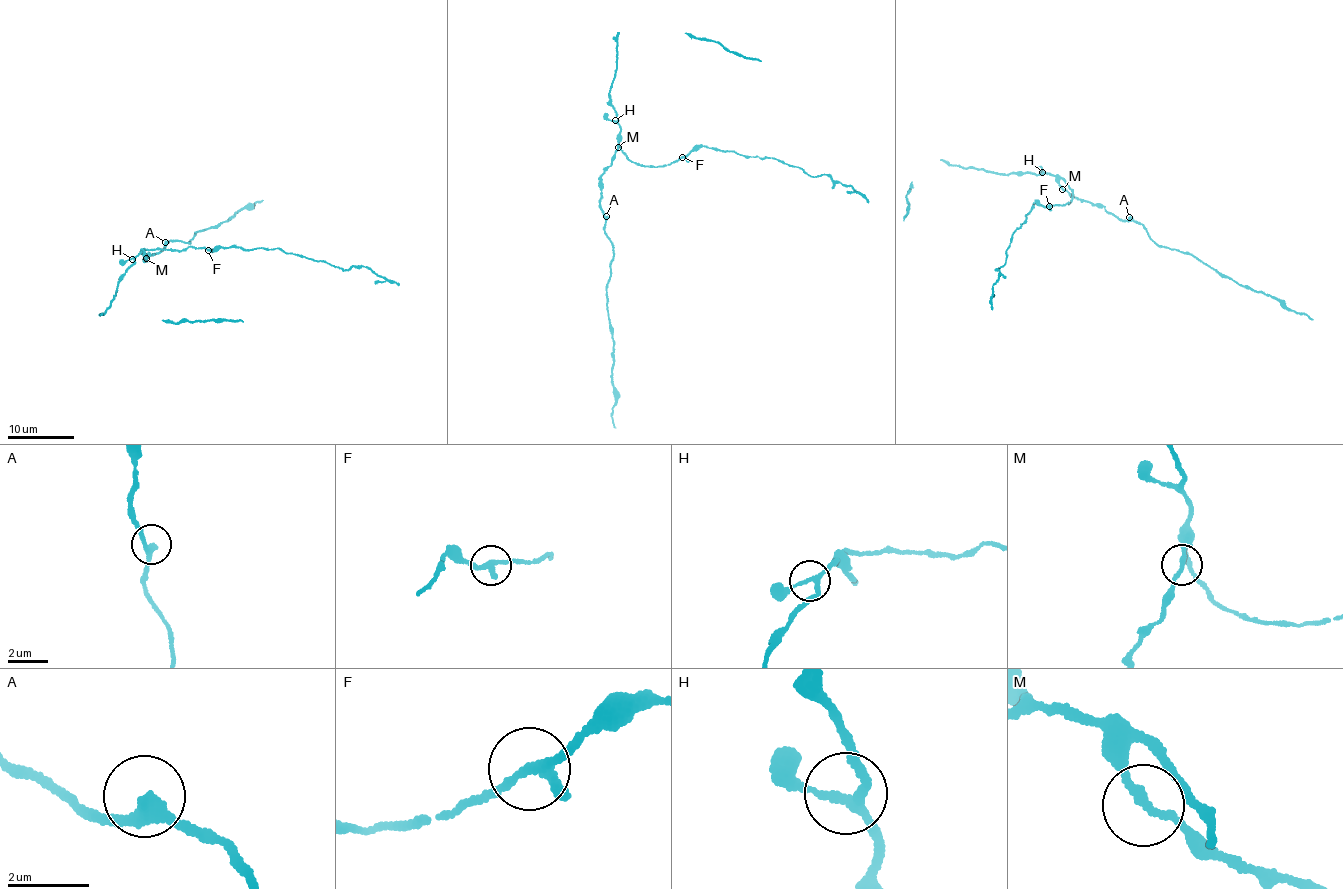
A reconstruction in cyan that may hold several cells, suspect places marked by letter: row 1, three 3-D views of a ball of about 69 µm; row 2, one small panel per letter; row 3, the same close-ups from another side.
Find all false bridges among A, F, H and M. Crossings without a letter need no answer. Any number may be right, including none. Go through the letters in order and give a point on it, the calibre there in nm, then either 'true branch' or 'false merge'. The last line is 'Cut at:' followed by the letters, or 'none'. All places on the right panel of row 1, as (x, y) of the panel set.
A: place (1129, 217); calibre 320 nm; true branch
F: place (1049, 206); calibre 200 nm; true branch
H: place (1042, 172); calibre 200 nm; true branch
M: place (1062, 189); calibre 190 nm; true branch
Cut at: none

